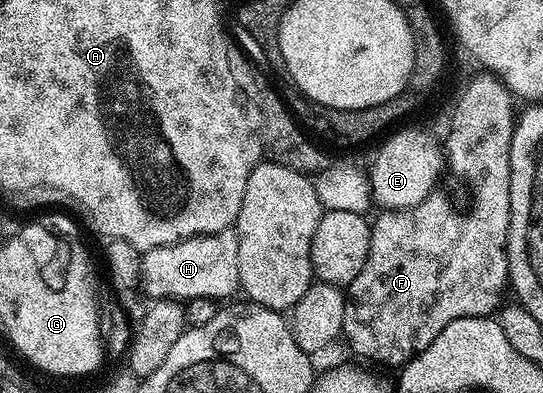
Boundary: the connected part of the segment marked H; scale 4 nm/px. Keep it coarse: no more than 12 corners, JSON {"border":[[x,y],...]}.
{"border":[[232,228],[141,255],[148,298],[217,302],[240,288]]}

